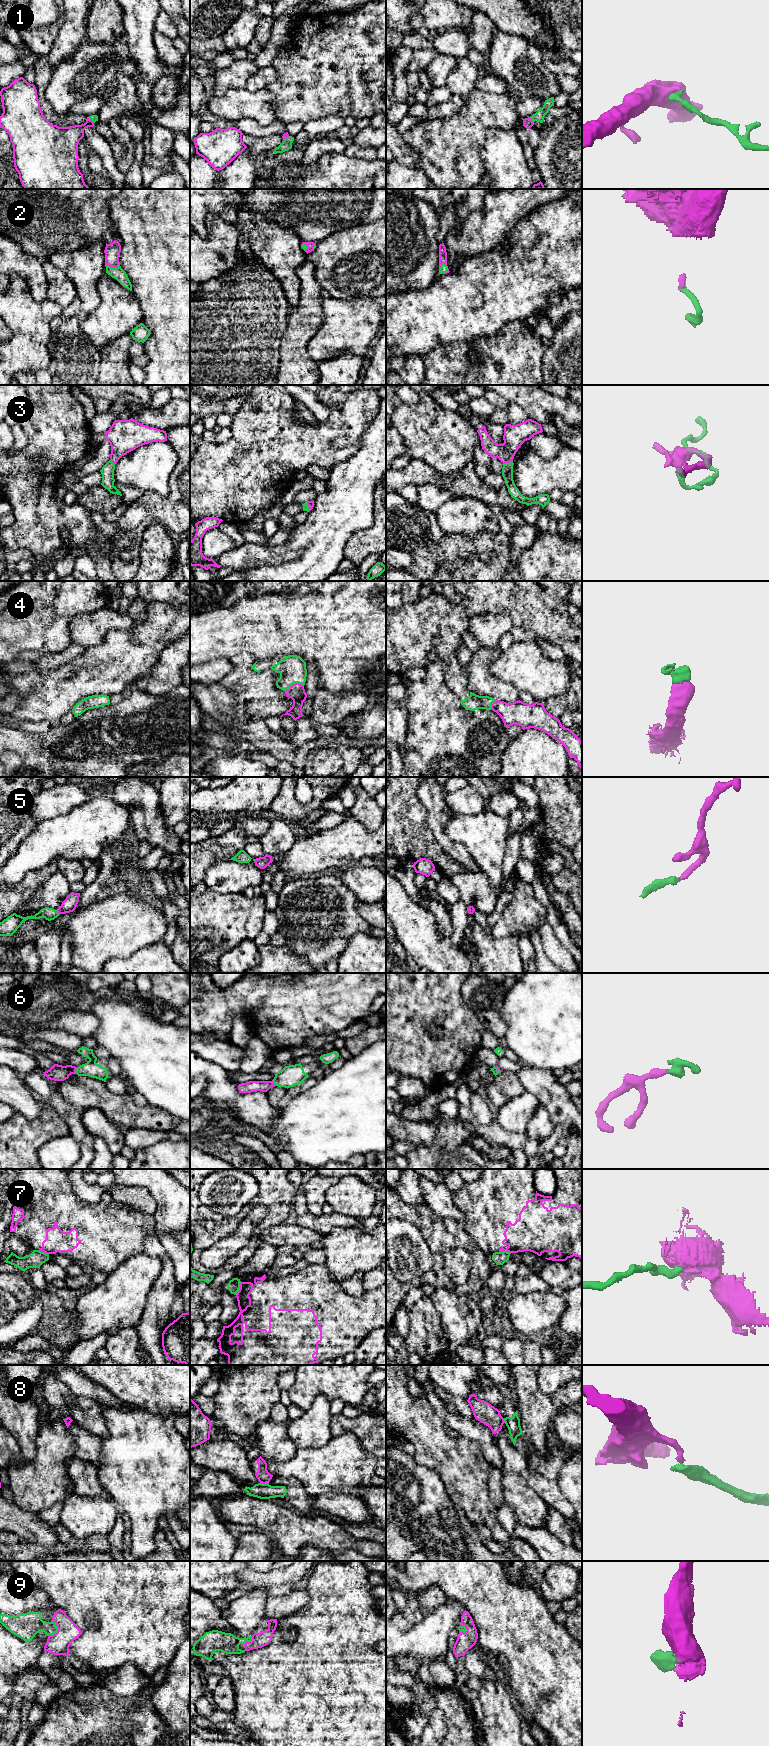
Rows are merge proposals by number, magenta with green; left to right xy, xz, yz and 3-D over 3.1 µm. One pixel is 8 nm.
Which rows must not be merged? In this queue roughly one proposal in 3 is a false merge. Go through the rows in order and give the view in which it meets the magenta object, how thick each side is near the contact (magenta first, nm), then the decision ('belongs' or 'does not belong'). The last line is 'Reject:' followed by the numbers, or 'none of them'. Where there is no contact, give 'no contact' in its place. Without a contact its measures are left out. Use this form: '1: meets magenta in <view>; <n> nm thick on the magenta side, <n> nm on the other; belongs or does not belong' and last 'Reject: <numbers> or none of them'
1: meets magenta in yz; 80 nm thick on the magenta side, 80 nm on the other; belongs
2: meets magenta in xy; 130 nm thick on the magenta side, 100 nm on the other; belongs
3: meets magenta in yz; 180 nm thick on the magenta side, 100 nm on the other; belongs
4: meets magenta in xz; 140 nm thick on the magenta side, 220 nm on the other; belongs
5: meets magenta in xy; 110 nm thick on the magenta side, 100 nm on the other; belongs
6: meets magenta in xy; 130 nm thick on the magenta side, 120 nm on the other; belongs
7: meets magenta in xz; 110 nm thick on the magenta side, 100 nm on the other; does not belong
8: meets magenta in xz; 110 nm thick on the magenta side, 130 nm on the other; does not belong
9: meets magenta in xy; 180 nm thick on the magenta side, 200 nm on the other; belongs
Reject: 7, 8

